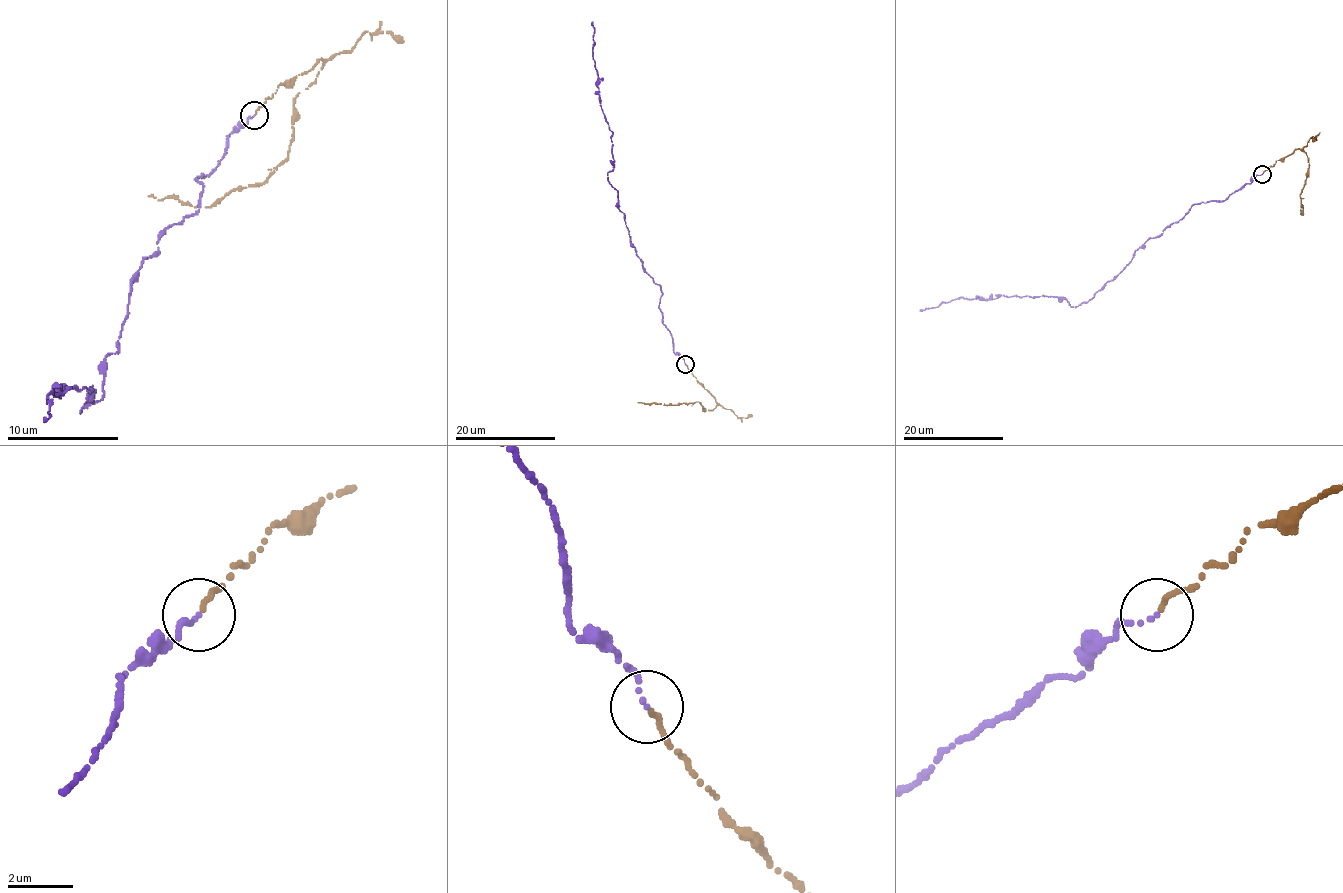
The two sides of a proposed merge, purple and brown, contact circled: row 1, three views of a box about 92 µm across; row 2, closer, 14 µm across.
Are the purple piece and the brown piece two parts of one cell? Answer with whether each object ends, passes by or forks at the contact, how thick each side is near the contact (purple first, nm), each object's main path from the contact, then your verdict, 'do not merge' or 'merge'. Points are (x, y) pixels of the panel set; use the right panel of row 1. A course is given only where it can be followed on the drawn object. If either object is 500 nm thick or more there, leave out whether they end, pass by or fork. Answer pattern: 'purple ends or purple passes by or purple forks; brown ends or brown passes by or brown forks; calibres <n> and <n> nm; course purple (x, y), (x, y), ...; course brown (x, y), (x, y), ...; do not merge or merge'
purple ends; brown ends; calibres 100 and 140 nm; course purple (1262, 173), (1221, 201), (1194, 203), (1077, 306), (1065, 298), (1000, 295), (959, 297), (920, 311); course brown (1263, 173), (1297, 148), (1305, 153), (1309, 167), (1299, 195), (1303, 215), (1300, 210); merge

